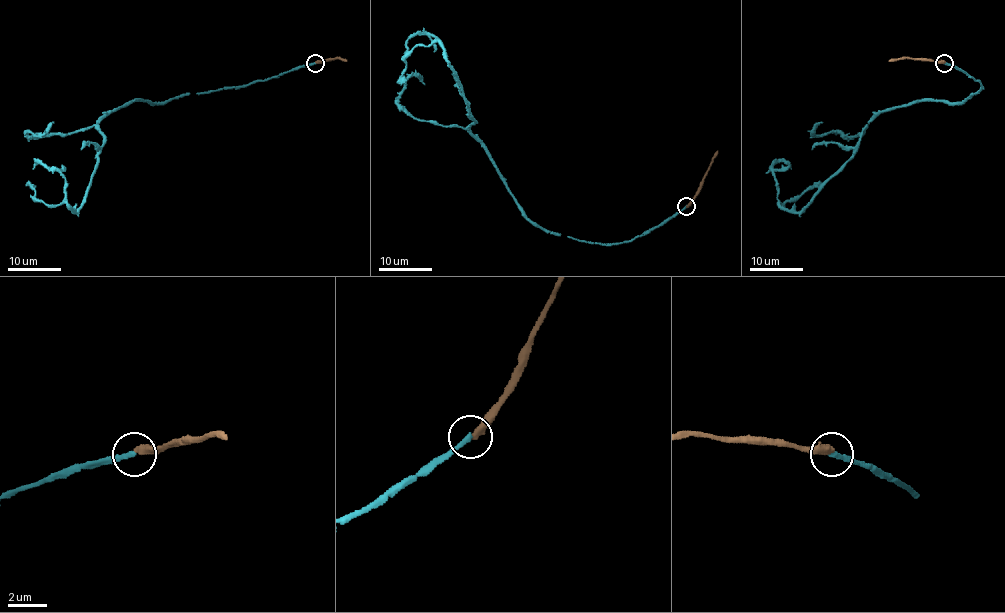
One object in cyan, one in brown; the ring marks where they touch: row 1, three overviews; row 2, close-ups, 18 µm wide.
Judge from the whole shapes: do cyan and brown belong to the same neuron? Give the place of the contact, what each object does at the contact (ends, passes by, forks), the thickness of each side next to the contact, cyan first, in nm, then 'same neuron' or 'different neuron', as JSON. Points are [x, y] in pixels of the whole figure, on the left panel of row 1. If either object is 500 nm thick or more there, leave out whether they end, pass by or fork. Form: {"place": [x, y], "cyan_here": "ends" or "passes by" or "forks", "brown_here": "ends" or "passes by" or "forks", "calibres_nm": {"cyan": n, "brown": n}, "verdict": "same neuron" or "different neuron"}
{"place": [315, 63], "cyan_here": "ends", "brown_here": "ends", "calibres_nm": {"cyan": 260, "brown": 380}, "verdict": "same neuron"}

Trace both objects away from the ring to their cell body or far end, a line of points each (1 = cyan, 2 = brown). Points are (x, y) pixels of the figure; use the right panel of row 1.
1: (944, 63), (979, 90), (964, 102), (880, 111), (799, 211), (778, 202), (773, 166), (791, 168)
2: (944, 62), (911, 58), (888, 61)

